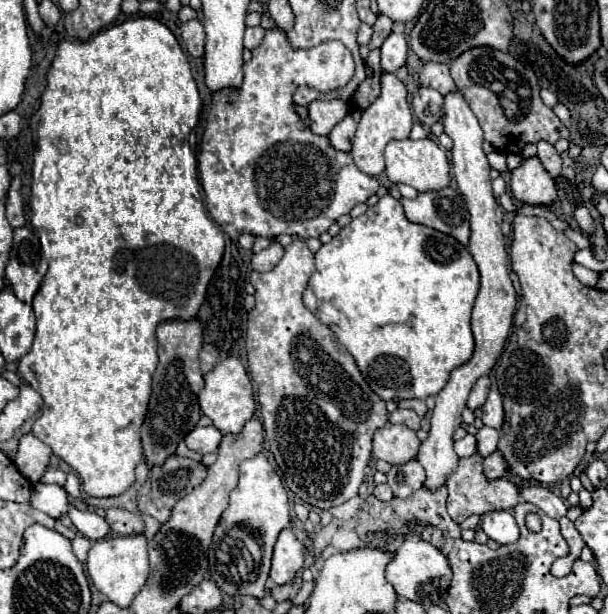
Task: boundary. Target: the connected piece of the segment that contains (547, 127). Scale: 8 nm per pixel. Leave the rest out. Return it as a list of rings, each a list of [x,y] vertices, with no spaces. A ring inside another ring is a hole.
[[[487,46],[467,50],[451,64],[451,76],[465,102],[477,116],[485,140],[499,152],[519,154],[529,142],[537,144],[539,140],[547,140],[549,144],[555,144],[559,138],[569,138],[569,130],[561,124],[555,112],[541,102],[535,72],[511,54]]]

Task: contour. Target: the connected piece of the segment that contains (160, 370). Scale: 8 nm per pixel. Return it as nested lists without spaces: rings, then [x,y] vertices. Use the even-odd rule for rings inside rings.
[[[199,320],[189,322],[163,322],[157,328],[159,342],[159,364],[153,374],[153,392],[145,422],[141,426],[143,456],[149,468],[163,466],[163,462],[175,454],[177,444],[197,426],[201,418],[197,394],[203,388],[203,376],[199,370],[199,350],[203,344]]]

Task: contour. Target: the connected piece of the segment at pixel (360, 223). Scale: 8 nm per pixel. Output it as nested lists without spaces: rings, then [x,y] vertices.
[[[385,194],[365,214],[361,214],[359,218],[353,218],[349,226],[341,228],[341,232],[329,244],[323,244],[319,248],[319,252],[315,254],[315,264],[317,264],[317,270],[309,278],[309,286],[307,286],[305,294],[303,294],[303,302],[321,322],[325,322],[335,332],[337,340],[353,354],[361,374],[367,380],[367,384],[383,400],[399,402],[403,398],[421,398],[421,400],[425,400],[427,396],[435,396],[447,384],[451,370],[455,370],[457,366],[465,364],[471,358],[473,348],[475,348],[475,340],[473,340],[473,332],[471,332],[471,310],[473,310],[475,296],[479,292],[479,270],[477,270],[477,264],[475,264],[473,256],[469,254],[469,250],[465,246],[461,246],[453,236],[443,234],[439,230],[433,230],[429,226],[421,226],[421,224],[409,222],[405,218],[405,212],[403,212],[399,200],[395,200],[393,196]]]

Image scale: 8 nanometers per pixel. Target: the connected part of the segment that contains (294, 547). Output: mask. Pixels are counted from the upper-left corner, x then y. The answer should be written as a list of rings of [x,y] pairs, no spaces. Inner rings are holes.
[[[291,528],[281,530],[275,552],[273,552],[273,566],[271,566],[271,578],[277,584],[285,584],[295,578],[295,574],[303,568],[305,552],[303,544],[295,538]]]

